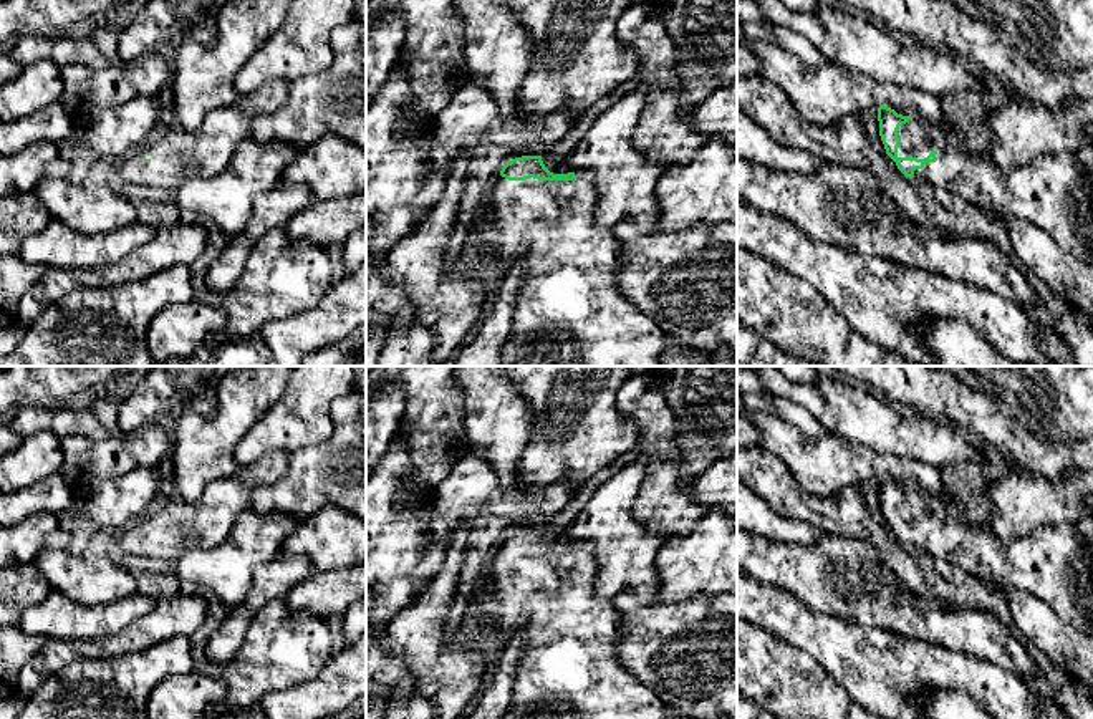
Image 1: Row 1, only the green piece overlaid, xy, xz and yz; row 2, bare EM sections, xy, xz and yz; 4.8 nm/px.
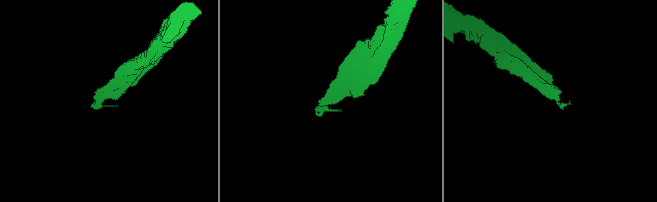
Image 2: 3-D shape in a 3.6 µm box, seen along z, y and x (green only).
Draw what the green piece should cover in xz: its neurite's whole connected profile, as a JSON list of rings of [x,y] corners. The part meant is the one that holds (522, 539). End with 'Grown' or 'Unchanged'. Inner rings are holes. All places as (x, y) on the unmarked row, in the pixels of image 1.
[[[542,527],[508,532],[490,557],[469,618],[484,638],[507,630],[523,633],[513,699],[502,719],[666,719],[664,702],[618,661],[623,618],[595,591],[591,543],[570,543],[566,530],[550,540]]]. Grown

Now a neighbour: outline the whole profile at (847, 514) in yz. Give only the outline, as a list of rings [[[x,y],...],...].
[[[737,447],[737,480],[792,522],[868,542],[908,591],[924,593],[924,573],[896,533],[873,519],[856,489],[823,497],[805,490],[788,467],[760,447]]]

